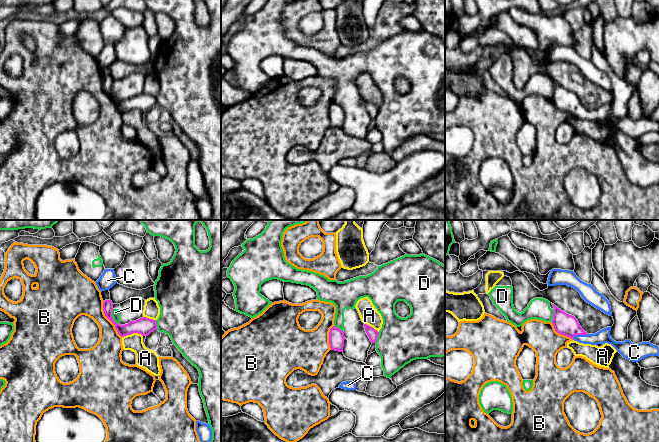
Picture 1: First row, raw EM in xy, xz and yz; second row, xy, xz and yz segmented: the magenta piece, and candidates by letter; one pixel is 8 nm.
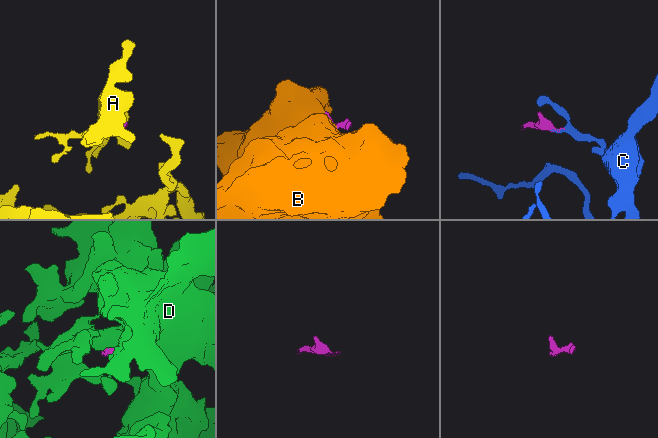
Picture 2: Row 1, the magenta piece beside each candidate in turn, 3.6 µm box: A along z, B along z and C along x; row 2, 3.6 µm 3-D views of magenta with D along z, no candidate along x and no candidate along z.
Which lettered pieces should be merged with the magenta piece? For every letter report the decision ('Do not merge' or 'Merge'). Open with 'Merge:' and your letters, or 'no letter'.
Merge: C
A: Do not merge
B: Do not merge
C: Merge
D: Do not merge

